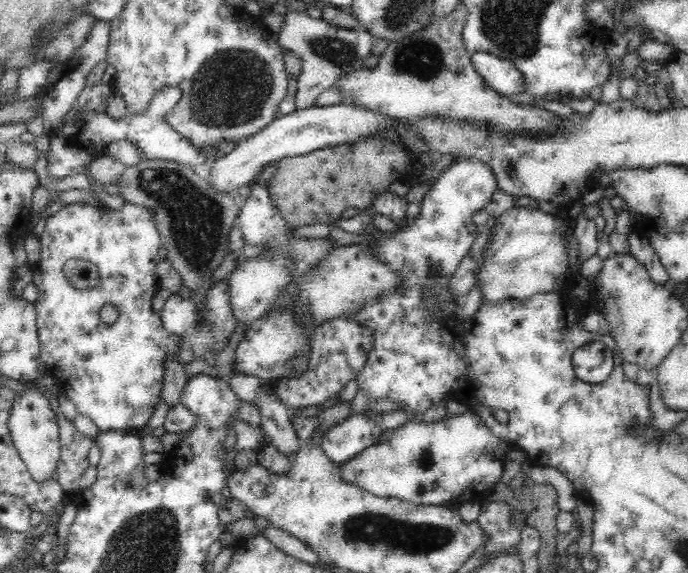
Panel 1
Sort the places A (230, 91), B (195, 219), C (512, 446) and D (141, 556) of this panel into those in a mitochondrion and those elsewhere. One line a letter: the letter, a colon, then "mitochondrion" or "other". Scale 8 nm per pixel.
A: mitochondrion
B: mitochondrion
C: other
D: mitochondrion

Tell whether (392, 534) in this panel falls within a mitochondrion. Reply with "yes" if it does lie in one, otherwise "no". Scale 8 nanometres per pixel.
yes

